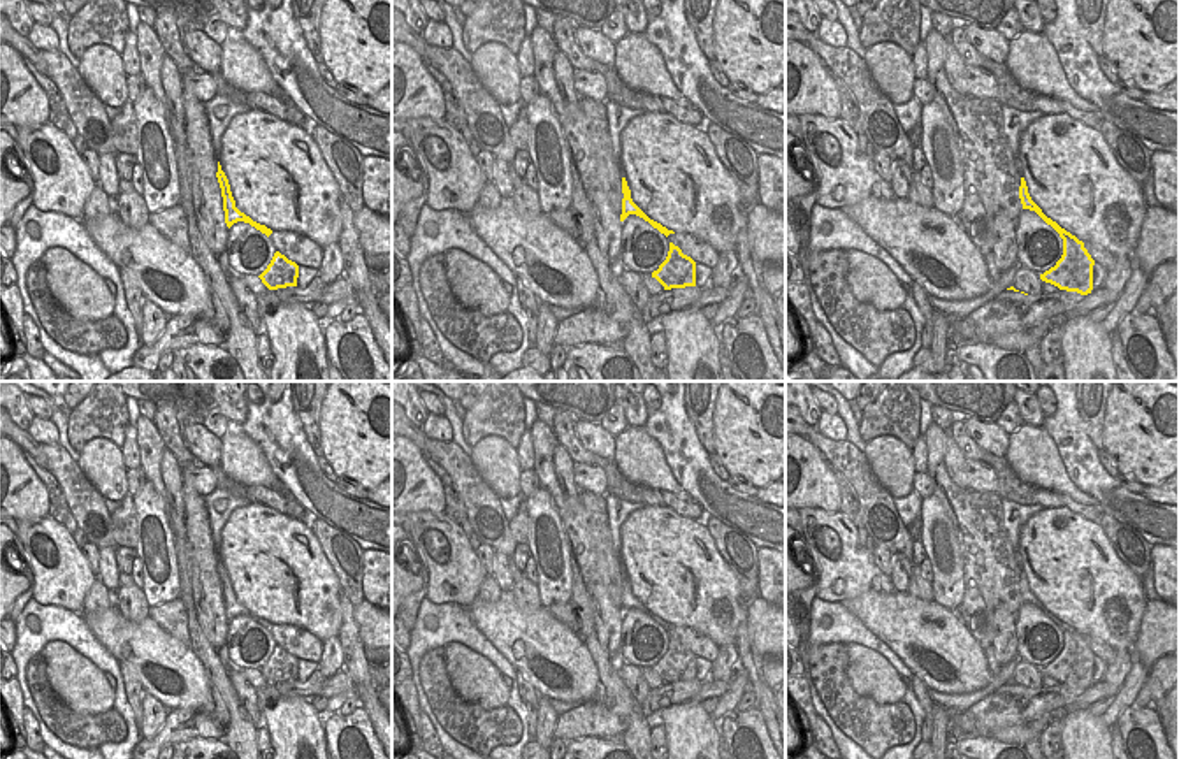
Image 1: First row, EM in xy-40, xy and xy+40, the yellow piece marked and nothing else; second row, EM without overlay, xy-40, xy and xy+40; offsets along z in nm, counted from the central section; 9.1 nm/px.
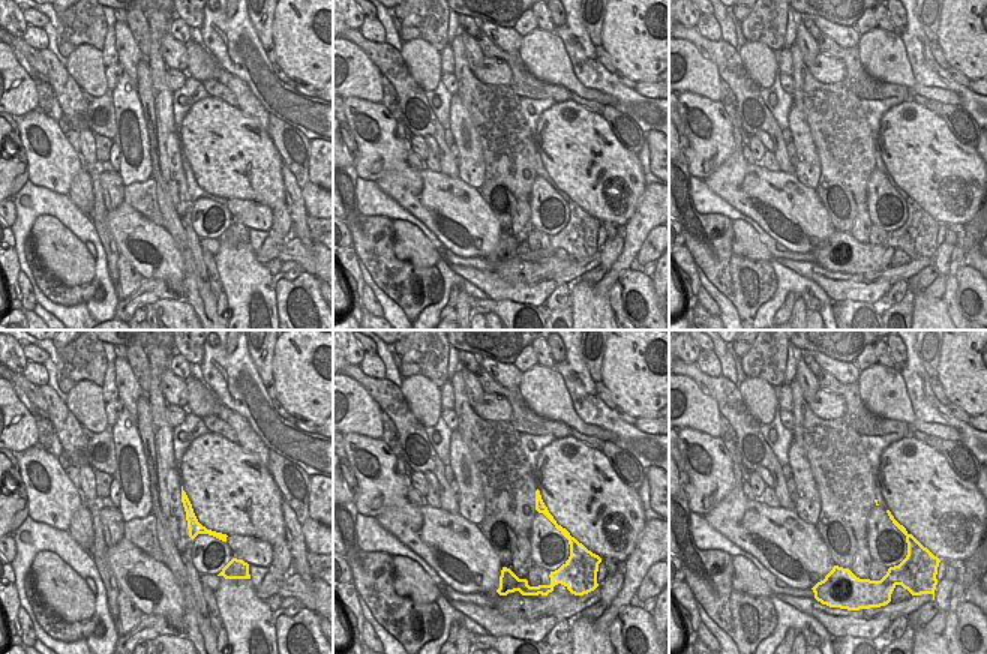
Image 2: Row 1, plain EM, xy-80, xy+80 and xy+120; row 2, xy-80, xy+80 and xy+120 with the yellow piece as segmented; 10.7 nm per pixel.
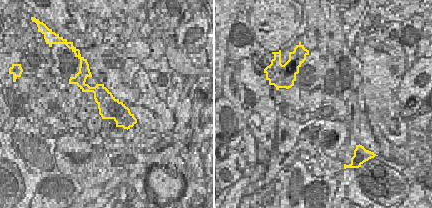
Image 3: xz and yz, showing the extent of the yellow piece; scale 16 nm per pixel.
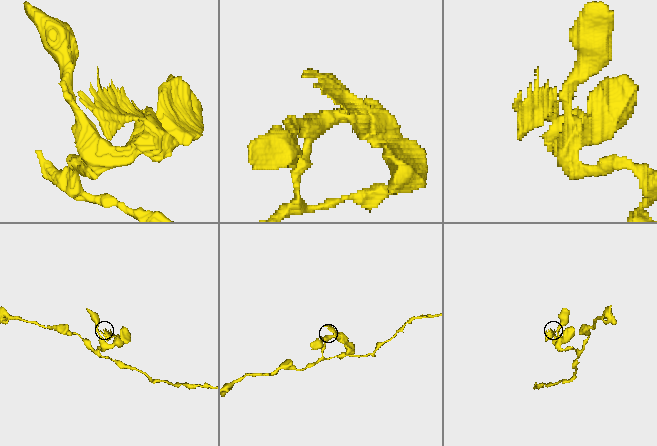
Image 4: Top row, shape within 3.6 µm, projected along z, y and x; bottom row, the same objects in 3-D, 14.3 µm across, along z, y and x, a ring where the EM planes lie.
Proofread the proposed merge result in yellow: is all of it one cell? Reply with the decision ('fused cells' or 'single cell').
fused cells

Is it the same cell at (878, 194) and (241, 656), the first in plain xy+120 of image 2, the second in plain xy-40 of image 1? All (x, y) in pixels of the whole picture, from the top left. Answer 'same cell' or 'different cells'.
same cell

